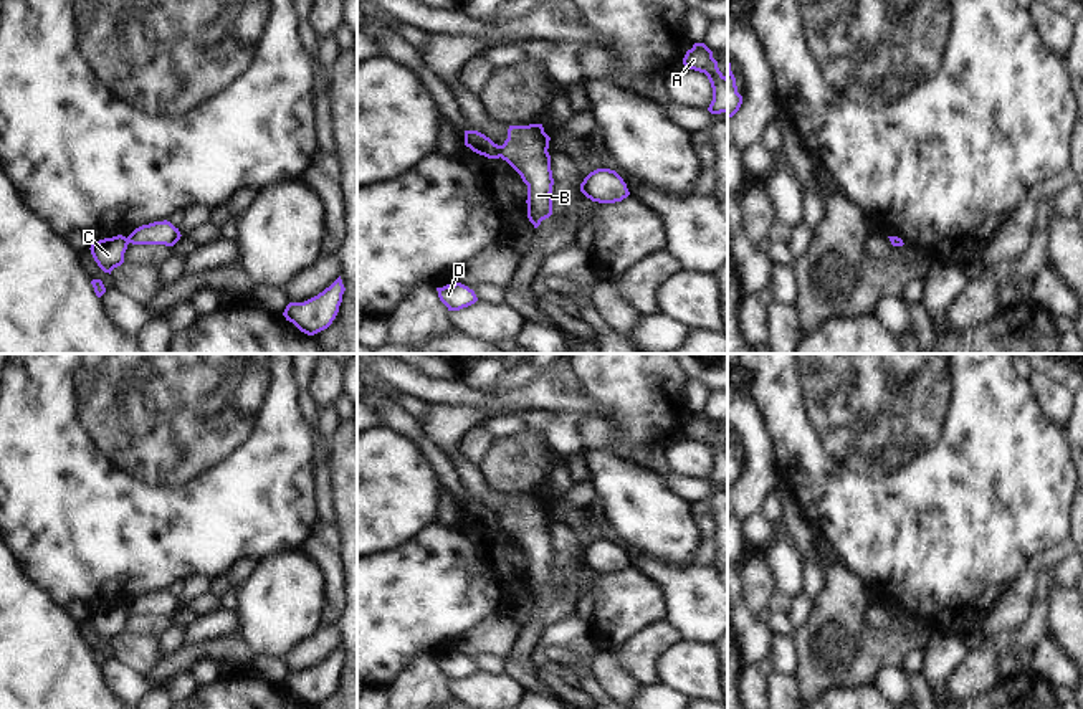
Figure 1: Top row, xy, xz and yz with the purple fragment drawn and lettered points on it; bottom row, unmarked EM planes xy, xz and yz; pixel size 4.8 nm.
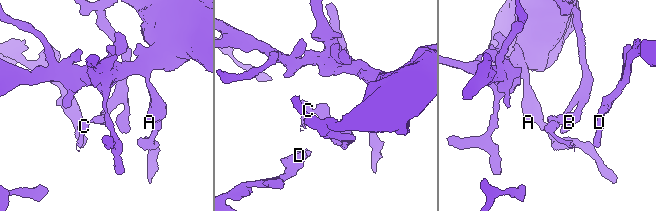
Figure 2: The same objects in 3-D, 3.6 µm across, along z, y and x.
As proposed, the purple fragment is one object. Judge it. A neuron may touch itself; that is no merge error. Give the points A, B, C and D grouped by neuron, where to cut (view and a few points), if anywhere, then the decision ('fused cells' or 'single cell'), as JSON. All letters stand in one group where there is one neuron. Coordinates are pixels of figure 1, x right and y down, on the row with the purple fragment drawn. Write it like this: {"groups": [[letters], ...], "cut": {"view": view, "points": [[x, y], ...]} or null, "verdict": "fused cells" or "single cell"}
{"groups": [["A", "B", "D"], ["C"]], "cut": {"view": "xz", "points": [[498, 146], [501, 156]]}, "verdict": "fused cells"}

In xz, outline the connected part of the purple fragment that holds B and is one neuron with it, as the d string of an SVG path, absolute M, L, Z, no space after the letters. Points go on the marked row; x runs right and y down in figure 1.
M542 124L509 126L508 139L499 145L506 160L527 185L527 218L537 228L552 215L552 170L547 152L551 137Z

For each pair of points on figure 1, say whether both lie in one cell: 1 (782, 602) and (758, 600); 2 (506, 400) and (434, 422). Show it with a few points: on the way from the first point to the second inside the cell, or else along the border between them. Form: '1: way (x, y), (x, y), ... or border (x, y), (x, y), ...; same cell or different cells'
1: border (776, 590), (768, 607); different cells
2: way (488, 410), (452, 420); same cell

